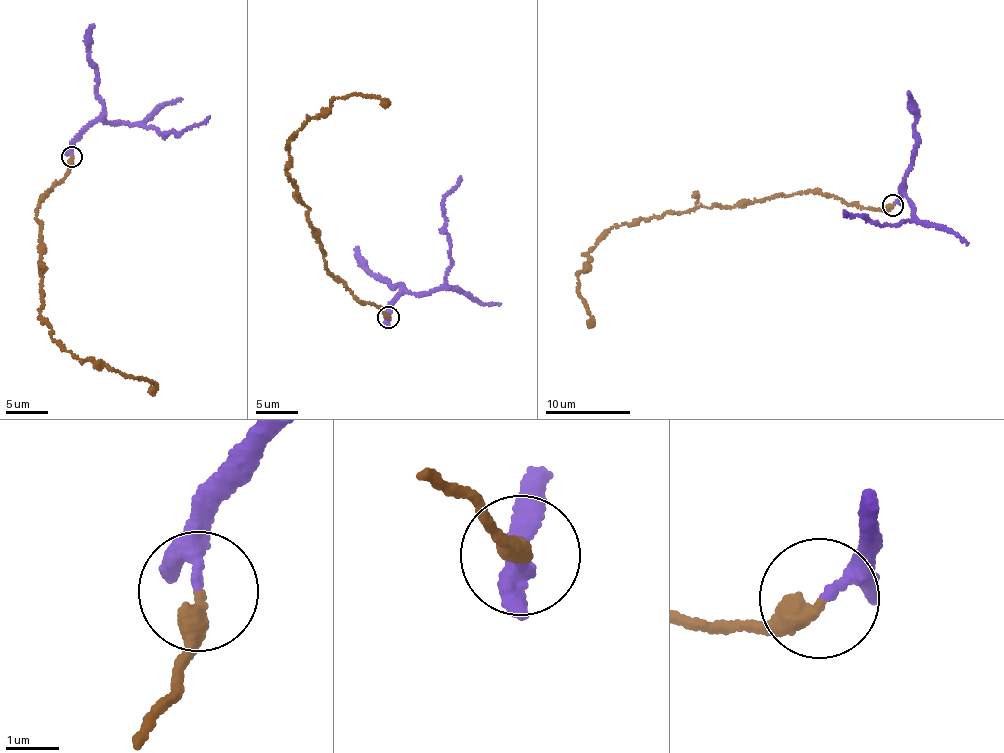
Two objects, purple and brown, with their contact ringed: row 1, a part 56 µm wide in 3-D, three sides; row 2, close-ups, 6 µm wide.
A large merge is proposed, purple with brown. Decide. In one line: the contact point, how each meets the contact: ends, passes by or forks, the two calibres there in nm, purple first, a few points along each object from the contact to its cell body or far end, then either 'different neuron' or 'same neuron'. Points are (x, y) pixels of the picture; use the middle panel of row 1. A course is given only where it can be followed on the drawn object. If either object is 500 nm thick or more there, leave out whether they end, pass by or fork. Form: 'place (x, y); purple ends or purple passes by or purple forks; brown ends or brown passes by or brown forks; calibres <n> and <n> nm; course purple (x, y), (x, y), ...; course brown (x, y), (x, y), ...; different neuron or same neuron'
place (388, 317); purple passes by; brown ends; calibres 160 and 360 nm; course purple (387, 316), (401, 293), (438, 289), (451, 264), (443, 203), (460, 176); course brown (387, 316), (329, 273), (318, 231), (287, 172), (287, 140), (337, 98), (353, 94), (385, 103); same neuron

